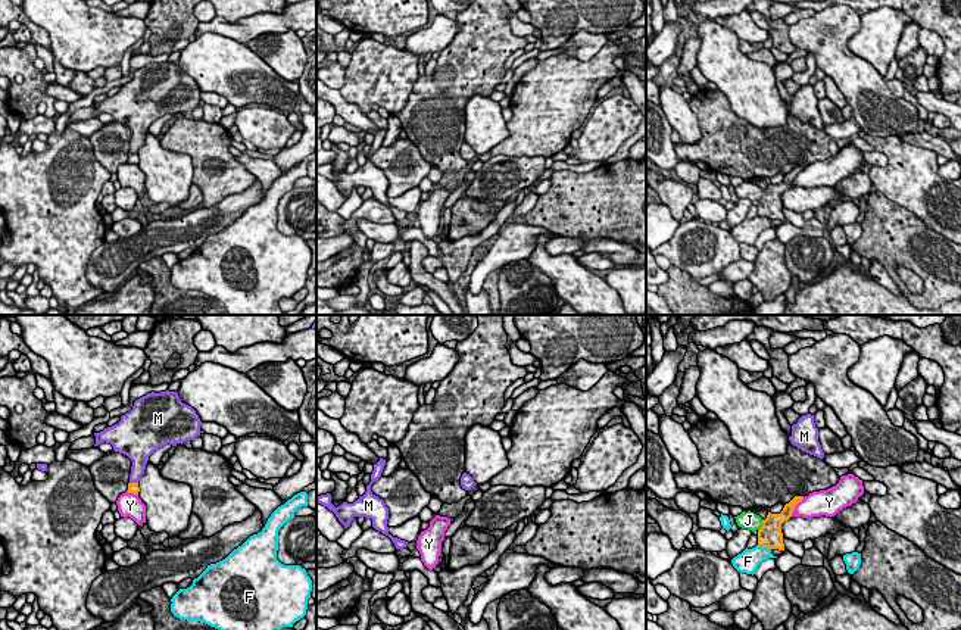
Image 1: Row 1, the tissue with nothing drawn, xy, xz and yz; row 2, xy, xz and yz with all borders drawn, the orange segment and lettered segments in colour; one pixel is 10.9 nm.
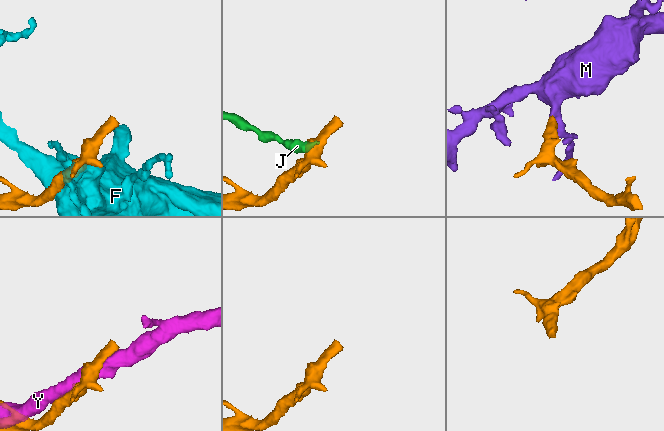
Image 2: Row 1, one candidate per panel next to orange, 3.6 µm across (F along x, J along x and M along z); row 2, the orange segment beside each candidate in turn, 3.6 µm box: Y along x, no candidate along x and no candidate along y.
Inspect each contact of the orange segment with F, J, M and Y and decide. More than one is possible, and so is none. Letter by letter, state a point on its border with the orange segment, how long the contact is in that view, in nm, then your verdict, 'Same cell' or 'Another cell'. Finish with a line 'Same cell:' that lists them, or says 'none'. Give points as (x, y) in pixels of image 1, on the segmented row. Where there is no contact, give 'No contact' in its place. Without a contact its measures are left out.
F: Touches orange at yz (764, 546). Shared border 170 nm. Another cell
J: Touches orange at yz (763, 526). Shared border 160 nm. Another cell
M: Touches orange at xy (134, 483). Shared border 100 nm. Same cell
Y: Touches orange at yz (795, 505). Shared border 260 nm. Another cell
Same cell: M

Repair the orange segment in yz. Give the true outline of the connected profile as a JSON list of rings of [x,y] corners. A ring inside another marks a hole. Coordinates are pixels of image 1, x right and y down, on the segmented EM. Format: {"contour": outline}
{"contour": [[[795,496],[784,505],[780,514],[768,512],[767,518],[762,521],[761,530],[758,531],[758,546],[784,551],[781,524],[792,517],[795,506],[802,499],[804,496]]]}

